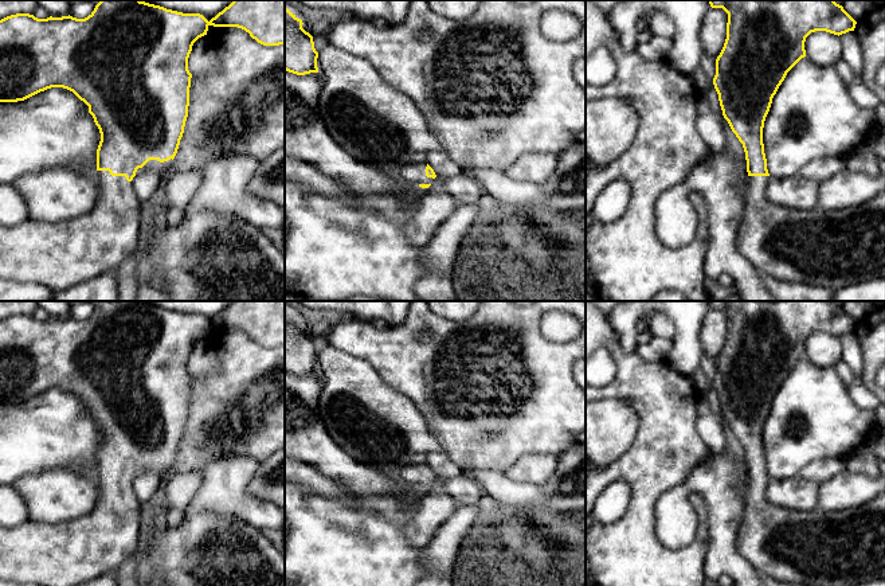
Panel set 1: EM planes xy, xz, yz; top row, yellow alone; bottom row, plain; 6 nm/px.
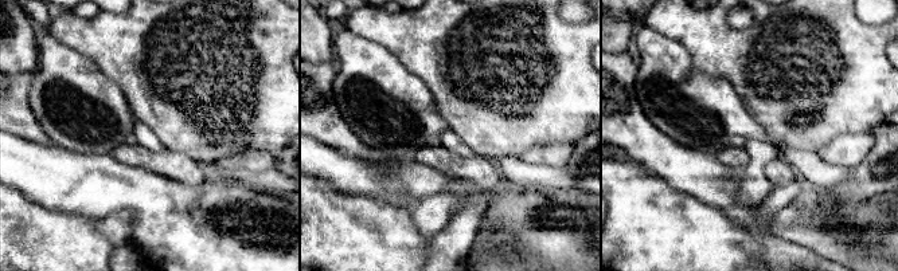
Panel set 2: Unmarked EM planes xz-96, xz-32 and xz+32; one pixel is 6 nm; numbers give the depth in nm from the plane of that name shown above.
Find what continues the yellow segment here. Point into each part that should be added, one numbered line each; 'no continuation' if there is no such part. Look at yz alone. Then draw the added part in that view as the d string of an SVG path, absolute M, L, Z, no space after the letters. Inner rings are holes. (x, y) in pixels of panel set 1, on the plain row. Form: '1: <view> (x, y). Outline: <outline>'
1: yz (817, 547). Outline: M748 477L744 517L737 531L737 551L759 575L806 586L853 586L872 579L885 579L885 492L858 508L794 511L767 499L770 480Z

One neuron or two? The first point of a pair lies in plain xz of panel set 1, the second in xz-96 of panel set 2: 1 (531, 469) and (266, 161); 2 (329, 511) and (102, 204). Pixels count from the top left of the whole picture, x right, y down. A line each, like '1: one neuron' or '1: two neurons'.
1: one neuron
2: two neurons

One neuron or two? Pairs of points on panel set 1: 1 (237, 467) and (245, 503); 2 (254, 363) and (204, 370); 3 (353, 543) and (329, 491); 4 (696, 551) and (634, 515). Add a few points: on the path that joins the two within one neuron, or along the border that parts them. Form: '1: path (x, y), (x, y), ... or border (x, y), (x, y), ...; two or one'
1: path (237, 476), (237, 493); one
2: border (210, 338), (220, 371), (208, 378), (192, 377); two
3: border (305, 484), (327, 499), (337, 499), (363, 511); two
4: path (678, 555), (664, 555), (641, 532); one

